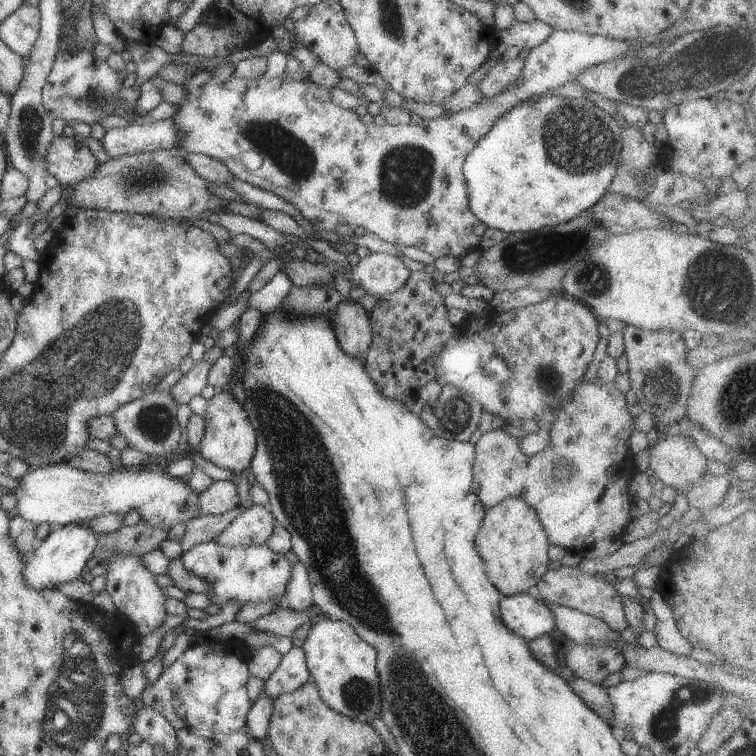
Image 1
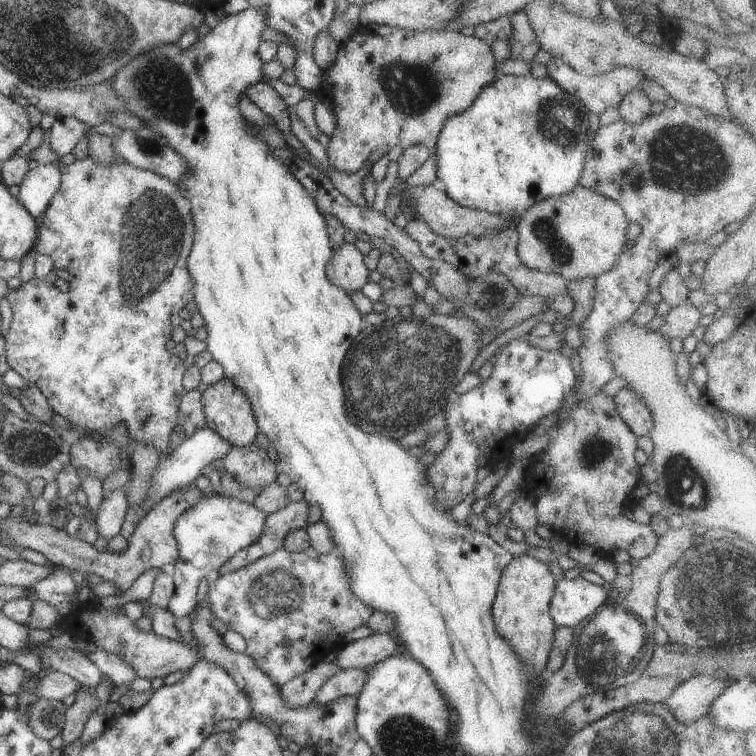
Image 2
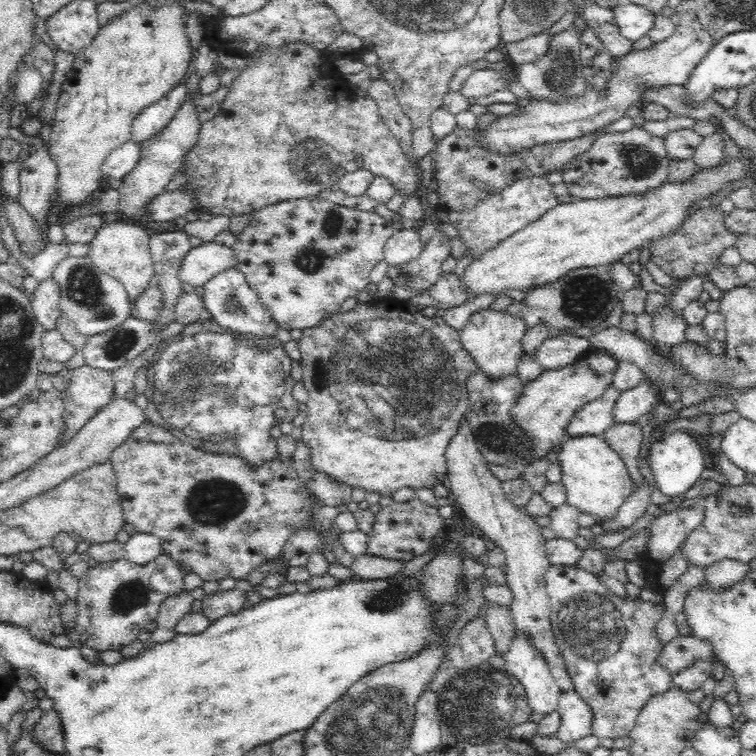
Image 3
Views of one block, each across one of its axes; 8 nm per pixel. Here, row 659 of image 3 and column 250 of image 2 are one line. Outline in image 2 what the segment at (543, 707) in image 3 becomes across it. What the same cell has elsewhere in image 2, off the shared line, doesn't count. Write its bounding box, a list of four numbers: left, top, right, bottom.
[167,491,266,617]

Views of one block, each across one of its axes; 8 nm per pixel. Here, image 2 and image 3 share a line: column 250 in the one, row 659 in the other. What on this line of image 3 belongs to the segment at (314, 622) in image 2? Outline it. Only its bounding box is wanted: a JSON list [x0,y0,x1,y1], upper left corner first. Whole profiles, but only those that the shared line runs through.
[545,565,674,738]

